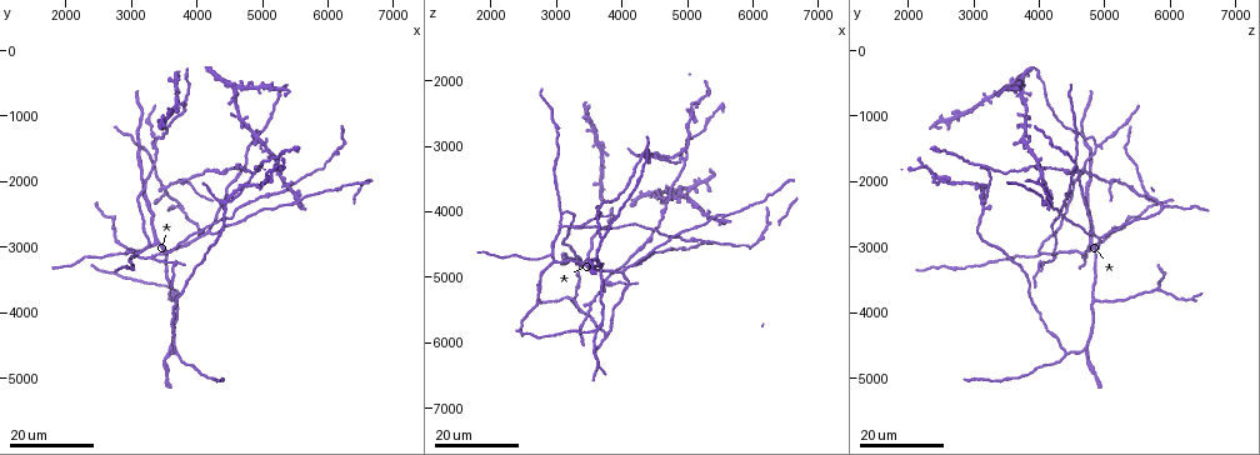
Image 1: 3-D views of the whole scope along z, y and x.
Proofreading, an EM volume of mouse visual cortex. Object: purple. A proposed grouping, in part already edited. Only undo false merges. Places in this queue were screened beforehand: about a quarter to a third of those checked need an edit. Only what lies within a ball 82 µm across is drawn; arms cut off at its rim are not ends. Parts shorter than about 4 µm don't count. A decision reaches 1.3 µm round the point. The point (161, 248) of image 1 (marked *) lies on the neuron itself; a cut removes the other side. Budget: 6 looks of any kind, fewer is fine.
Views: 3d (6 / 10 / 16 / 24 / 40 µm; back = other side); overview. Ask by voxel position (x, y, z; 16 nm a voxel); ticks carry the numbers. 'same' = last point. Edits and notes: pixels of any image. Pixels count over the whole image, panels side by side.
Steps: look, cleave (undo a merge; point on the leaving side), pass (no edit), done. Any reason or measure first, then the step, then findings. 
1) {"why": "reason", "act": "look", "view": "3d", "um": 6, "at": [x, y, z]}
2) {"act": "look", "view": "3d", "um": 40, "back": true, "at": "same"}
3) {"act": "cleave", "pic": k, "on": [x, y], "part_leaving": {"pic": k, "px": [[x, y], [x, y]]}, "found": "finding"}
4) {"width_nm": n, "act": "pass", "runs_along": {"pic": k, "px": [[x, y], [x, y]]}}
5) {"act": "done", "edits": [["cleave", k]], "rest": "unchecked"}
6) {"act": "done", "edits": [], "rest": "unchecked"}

{"why": "three arms meet", "act": "look", "view": "3d", "um": 16, "at": [3050, 3100, 4000]}

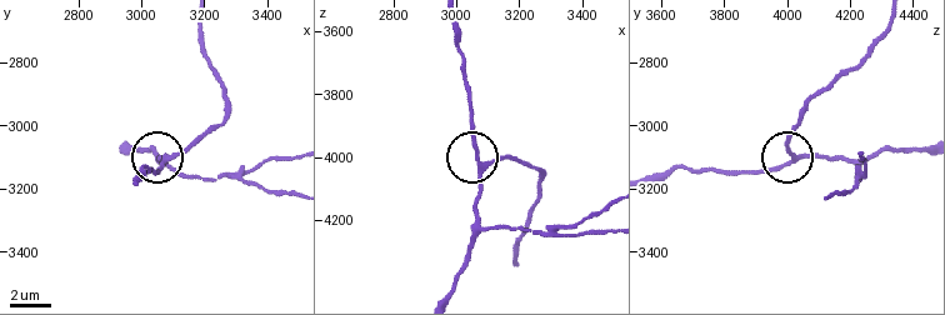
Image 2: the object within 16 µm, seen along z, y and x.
{"act": "look", "view": "3d", "um": 10, "at": [3080, 3110, 4030]}

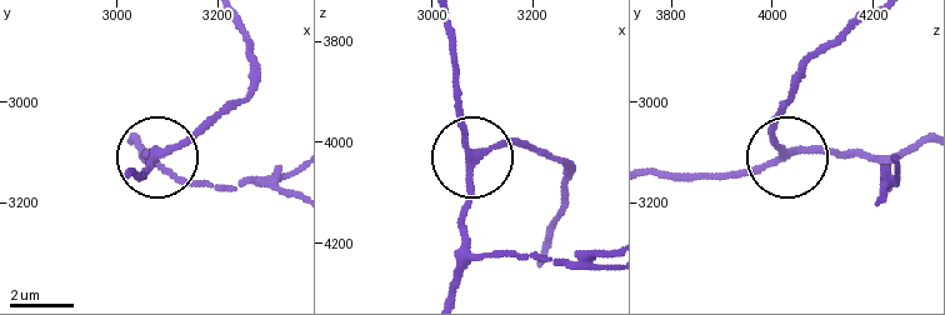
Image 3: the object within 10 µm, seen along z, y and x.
{"arms": 3, "act": "pass", "runs_along": {"pic": 3, "px": [[919, 141], [886, 155], [790, 155], [741, 171], [688, 171]]}, "found": "one neuron here"}

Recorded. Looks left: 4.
{"why": "three arms meet", "act": "look", "view": "3d", "um": 16, "at": [3600, 4550, 4700]}

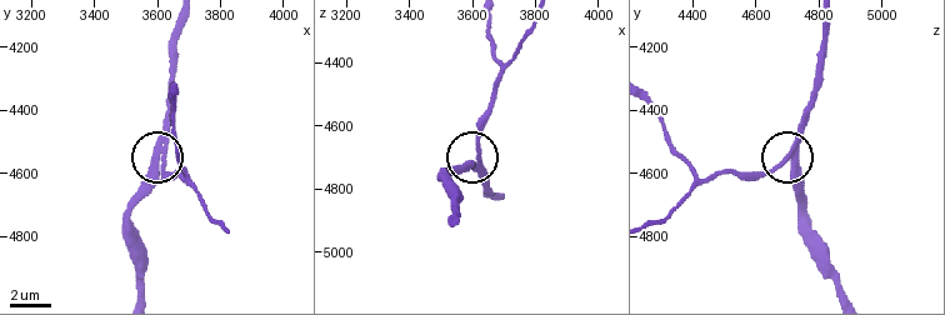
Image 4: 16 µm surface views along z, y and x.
{"why": "zoom in", "act": "look", "view": "3d", "um": 10, "at": [3620, 4560, 4680]}

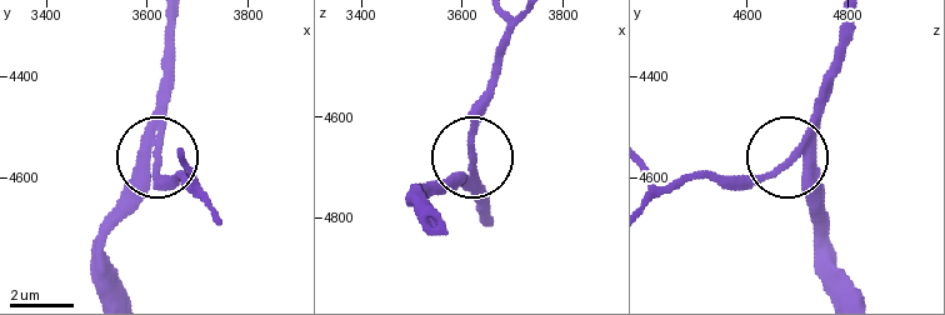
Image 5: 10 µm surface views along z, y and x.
{"arms": 3, "act": "pass", "runs_along": {"pic": 5, "px": [[849, 21], [820, 118], [790, 158], [823, 211]]}, "found": "one neuron here"}

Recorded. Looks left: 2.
{"why": "four arms meet", "act": "look", "view": "3d", "um": 16, "at": [3400, 1450, 4900]}

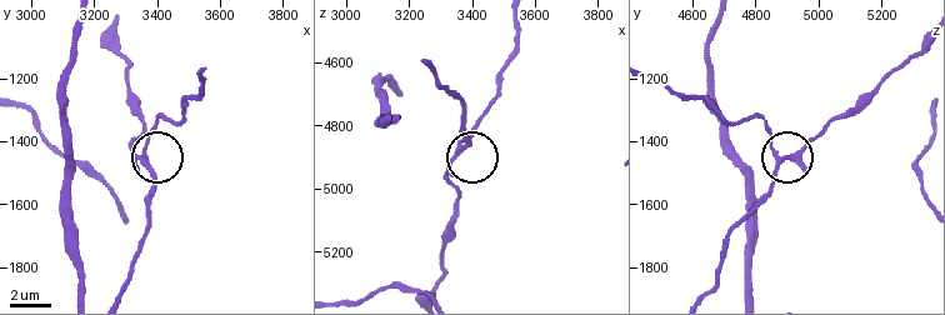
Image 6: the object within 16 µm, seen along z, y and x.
{"act": "look", "view": "3d", "um": 10, "at": [3350, 1450, 4870]}

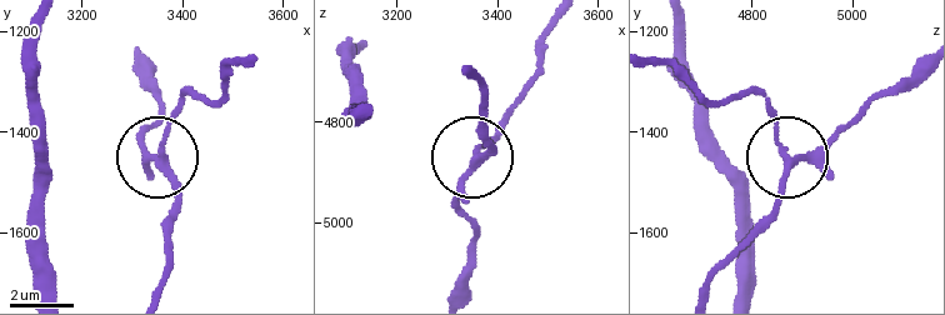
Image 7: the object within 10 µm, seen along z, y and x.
{"side_arm_um": 16, "arms": 4, "act": "pass", "found": "continuous, no second neuron"}

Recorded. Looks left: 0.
{"act": "done", "edits": [], "rest": "unchecked"}

